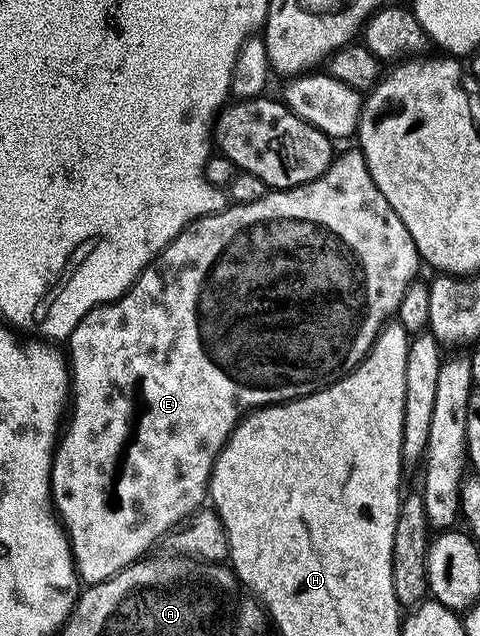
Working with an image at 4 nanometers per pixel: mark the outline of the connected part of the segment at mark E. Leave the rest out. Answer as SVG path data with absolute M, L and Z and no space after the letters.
M353 150L346 151L343 155L341 152L333 160L328 170L311 183L290 190L271 190L264 197L260 197L260 201L236 203L227 206L224 211L217 211L214 215L203 215L196 222L190 223L138 274L137 281L121 297L115 299L113 303L102 303L99 307L92 308L80 321L80 325L76 325L76 329L70 334L68 366L70 369L70 399L72 402L68 407L68 418L65 420L60 442L54 448L54 464L50 470L50 498L54 500L54 510L62 526L66 528L70 551L74 555L74 569L78 572L78 578L83 584L103 583L106 579L111 579L116 573L123 571L129 563L138 562L149 552L146 550L158 538L159 542L163 536L173 531L185 519L190 518L199 507L207 502L210 474L214 468L216 457L222 452L222 446L228 441L228 437L234 432L234 428L238 426L239 419L247 414L248 409L268 407L272 403L287 403L289 399L299 399L305 395L310 395L313 391L322 391L330 383L344 378L349 371L360 365L362 358L369 355L372 345L378 340L378 334L381 333L382 328L397 316L398 306L400 301L404 301L404 293L408 289L408 285L419 278L420 256L416 245L412 241L412 233L408 233L408 229L404 229L404 221L400 221L400 217L396 217L392 205L388 205L388 201L384 201L384 193L380 193L380 189L376 189L376 181L372 181L372 177L368 173L368 165L364 161L361 150Z

